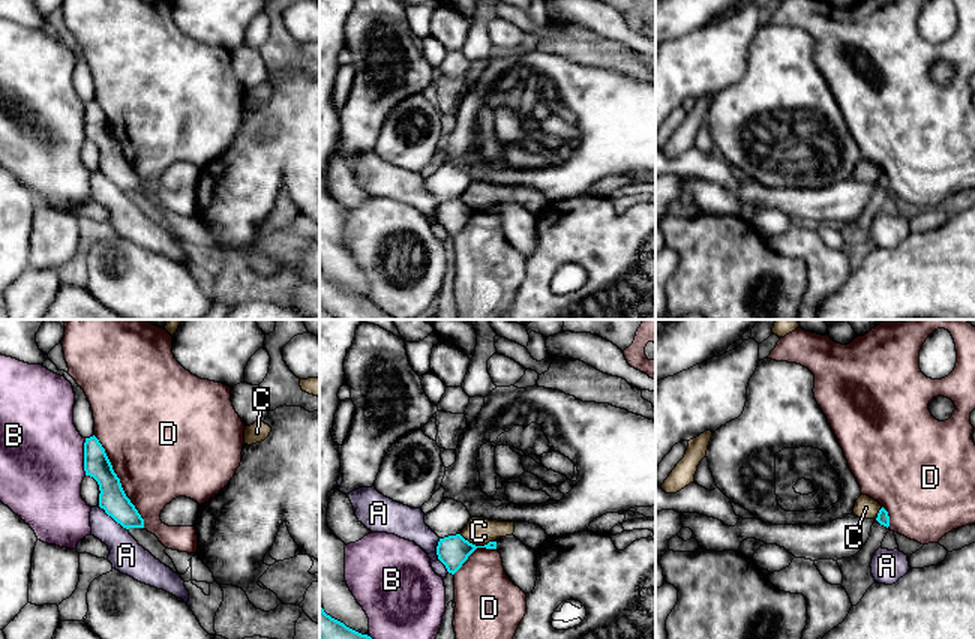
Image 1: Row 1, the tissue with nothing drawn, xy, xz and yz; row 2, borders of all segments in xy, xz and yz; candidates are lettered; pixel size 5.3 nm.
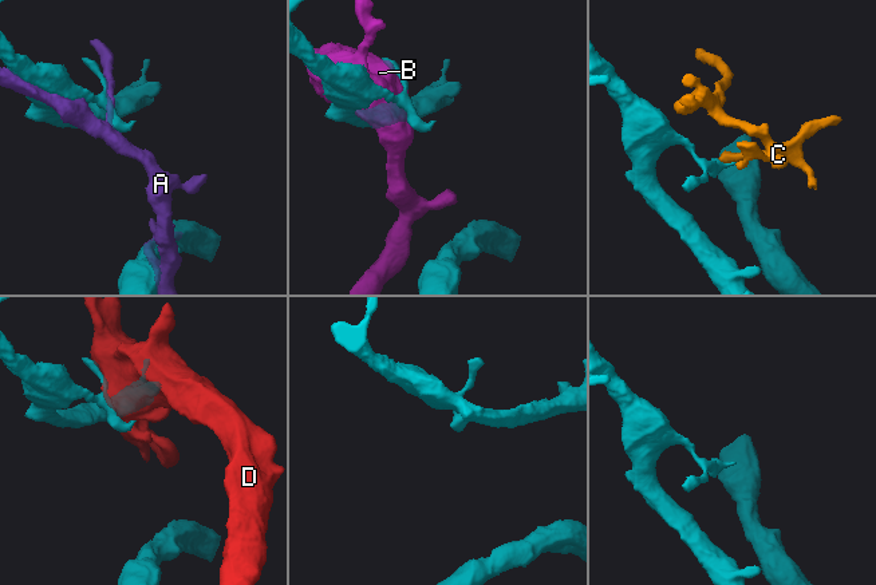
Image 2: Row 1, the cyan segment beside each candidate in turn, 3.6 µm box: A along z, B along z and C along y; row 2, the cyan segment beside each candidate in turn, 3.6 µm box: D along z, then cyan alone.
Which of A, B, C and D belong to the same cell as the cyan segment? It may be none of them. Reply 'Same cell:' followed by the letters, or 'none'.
Same cell: none

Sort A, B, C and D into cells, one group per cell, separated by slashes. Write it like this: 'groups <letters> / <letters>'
groups A / B / C / D

